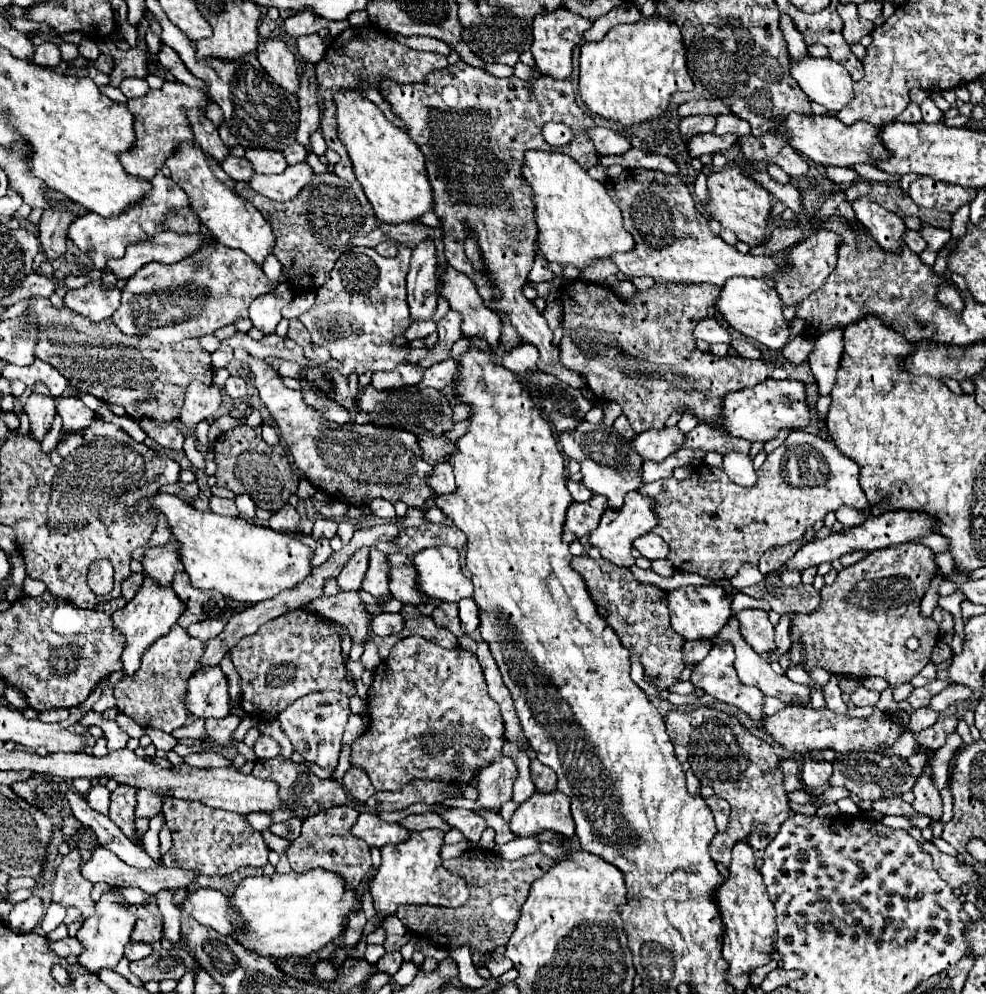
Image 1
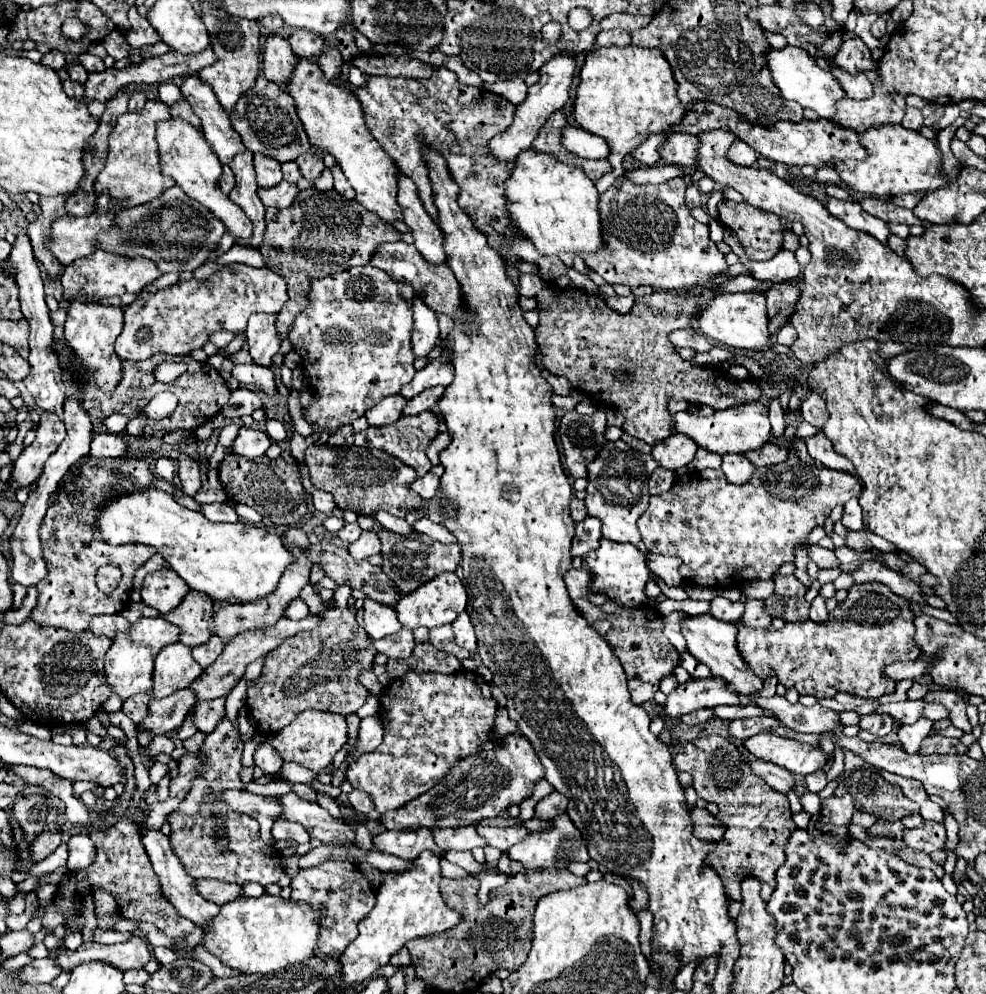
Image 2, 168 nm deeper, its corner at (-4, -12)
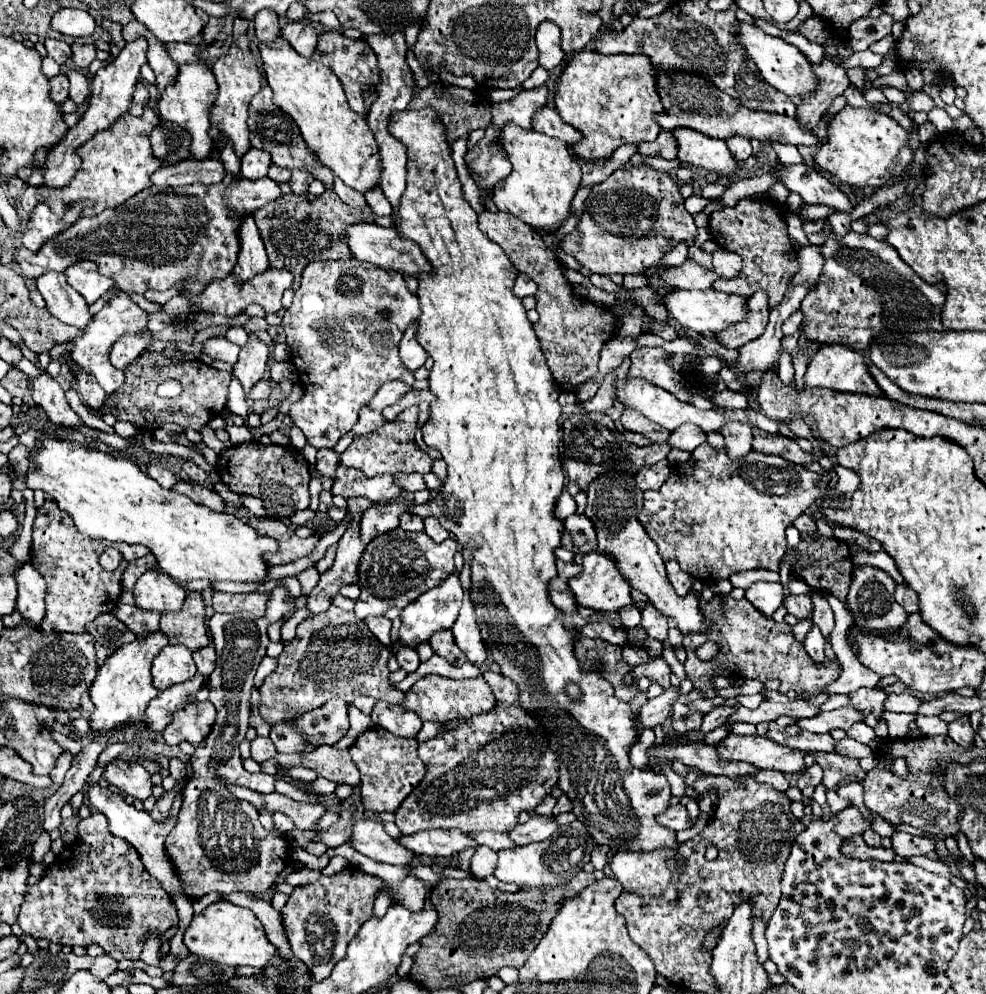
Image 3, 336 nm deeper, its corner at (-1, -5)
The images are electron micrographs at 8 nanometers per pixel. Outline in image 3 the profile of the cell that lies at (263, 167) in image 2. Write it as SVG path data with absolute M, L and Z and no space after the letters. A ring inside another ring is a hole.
M249 148L249 152L241 158L241 174L249 180L267 176L269 166L271 166L271 154L259 148Z

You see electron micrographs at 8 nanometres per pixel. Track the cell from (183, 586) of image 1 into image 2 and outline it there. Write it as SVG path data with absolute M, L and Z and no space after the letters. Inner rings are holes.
M190 591L186 599L166 615L166 619L180 627L180 643L188 647L198 647L212 637L214 603L200 591Z

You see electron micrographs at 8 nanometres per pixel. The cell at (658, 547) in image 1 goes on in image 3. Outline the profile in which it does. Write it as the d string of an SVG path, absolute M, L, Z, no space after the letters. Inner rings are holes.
M677 560L667 562L667 576L669 576L669 582L679 596L685 596L689 592L689 588L693 586L693 580L695 580L691 574L687 574L679 568Z

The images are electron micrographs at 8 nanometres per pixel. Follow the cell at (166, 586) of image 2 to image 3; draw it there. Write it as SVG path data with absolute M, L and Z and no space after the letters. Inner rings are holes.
M147 570L133 588L135 604L145 610L157 610L157 612L169 612L179 610L183 606L183 600L187 596L185 588L171 580L165 572L159 570Z

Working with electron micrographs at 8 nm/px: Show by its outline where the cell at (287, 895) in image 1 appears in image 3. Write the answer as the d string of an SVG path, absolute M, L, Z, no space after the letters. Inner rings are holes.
M227 900L213 902L201 914L193 916L189 928L185 930L183 942L187 944L191 954L205 956L207 960L215 960L227 966L265 968L269 960L277 956L277 946L269 942L261 920L249 908L231 904Z

